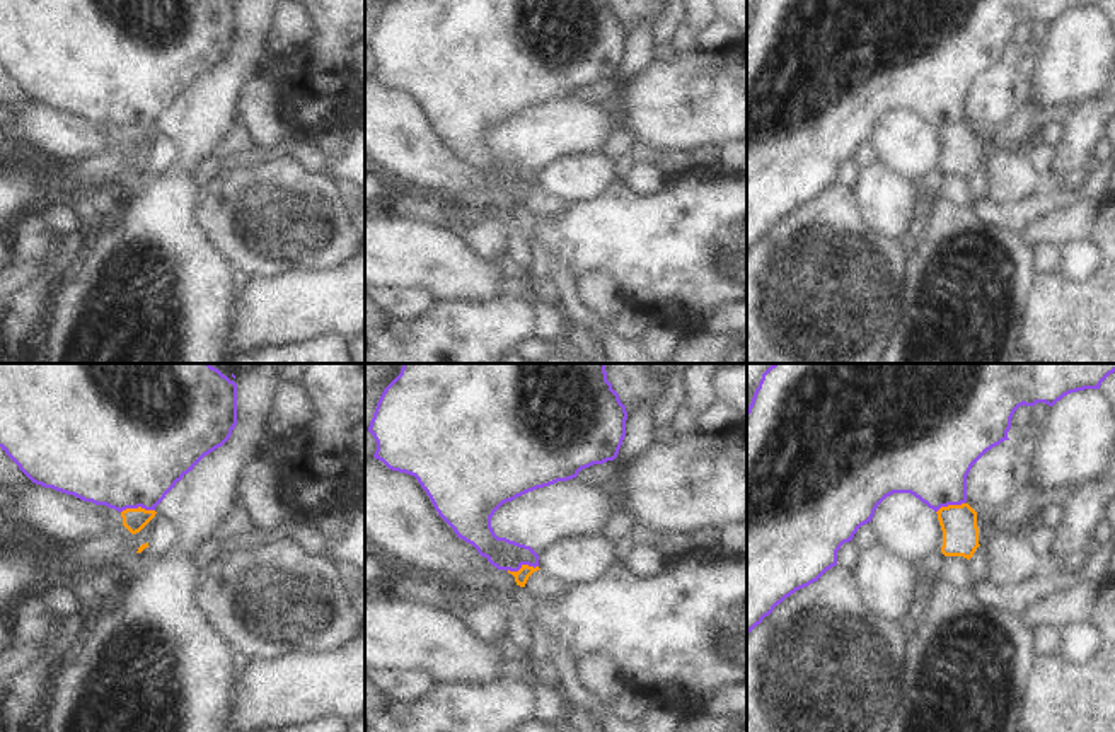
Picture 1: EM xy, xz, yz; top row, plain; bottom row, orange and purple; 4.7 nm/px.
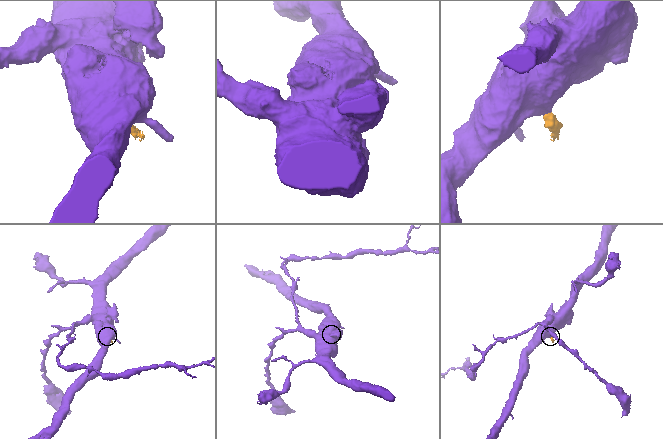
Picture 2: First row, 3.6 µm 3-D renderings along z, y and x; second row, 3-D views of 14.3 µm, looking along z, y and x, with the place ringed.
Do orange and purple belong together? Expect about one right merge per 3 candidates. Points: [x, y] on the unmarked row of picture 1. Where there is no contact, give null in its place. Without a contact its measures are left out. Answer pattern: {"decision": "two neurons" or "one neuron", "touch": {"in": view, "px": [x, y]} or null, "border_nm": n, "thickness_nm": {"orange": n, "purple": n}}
{"decision": "two neurons", "touch": {"in": "xy", "px": [138, 125]}, "border_nm": 160, "thickness_nm": {"orange": 110, "purple": 500}}

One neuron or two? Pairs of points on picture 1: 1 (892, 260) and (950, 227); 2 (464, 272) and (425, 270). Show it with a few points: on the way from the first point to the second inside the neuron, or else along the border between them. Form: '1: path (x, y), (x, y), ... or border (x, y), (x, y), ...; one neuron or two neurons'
1: border (909, 253), (909, 267), (902, 275); two neurons
2: path (454, 272), (435, 270); one neuron

